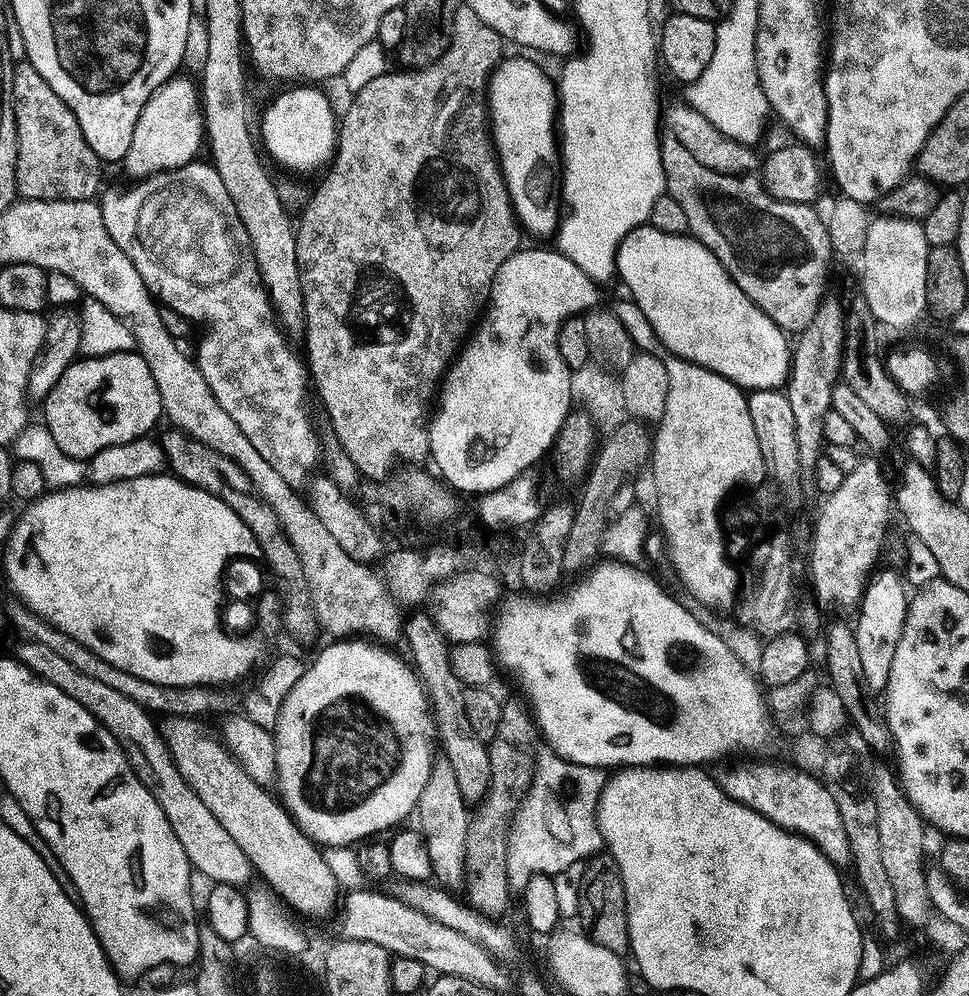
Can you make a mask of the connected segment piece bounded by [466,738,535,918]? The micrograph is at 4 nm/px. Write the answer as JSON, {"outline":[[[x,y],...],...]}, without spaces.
{"outline":[[[498,738],[491,743],[491,786],[488,794],[471,819],[467,836],[466,869],[469,874],[469,886],[473,896],[485,902],[483,911],[489,917],[502,918],[509,906],[512,893],[508,876],[508,838],[513,817],[534,778],[534,762],[529,756],[510,742]]]}

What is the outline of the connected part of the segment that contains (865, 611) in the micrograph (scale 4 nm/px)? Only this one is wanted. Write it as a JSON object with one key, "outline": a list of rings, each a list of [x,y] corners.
{"outline":[[[884,572],[881,576],[875,576],[871,577],[870,583],[865,587],[863,601],[858,608],[860,621],[854,624],[854,631],[861,658],[863,683],[869,693],[872,691],[880,694],[888,687],[890,666],[894,664],[894,654],[898,652],[898,642],[908,617],[910,592],[902,576],[900,578],[896,572]]]}

